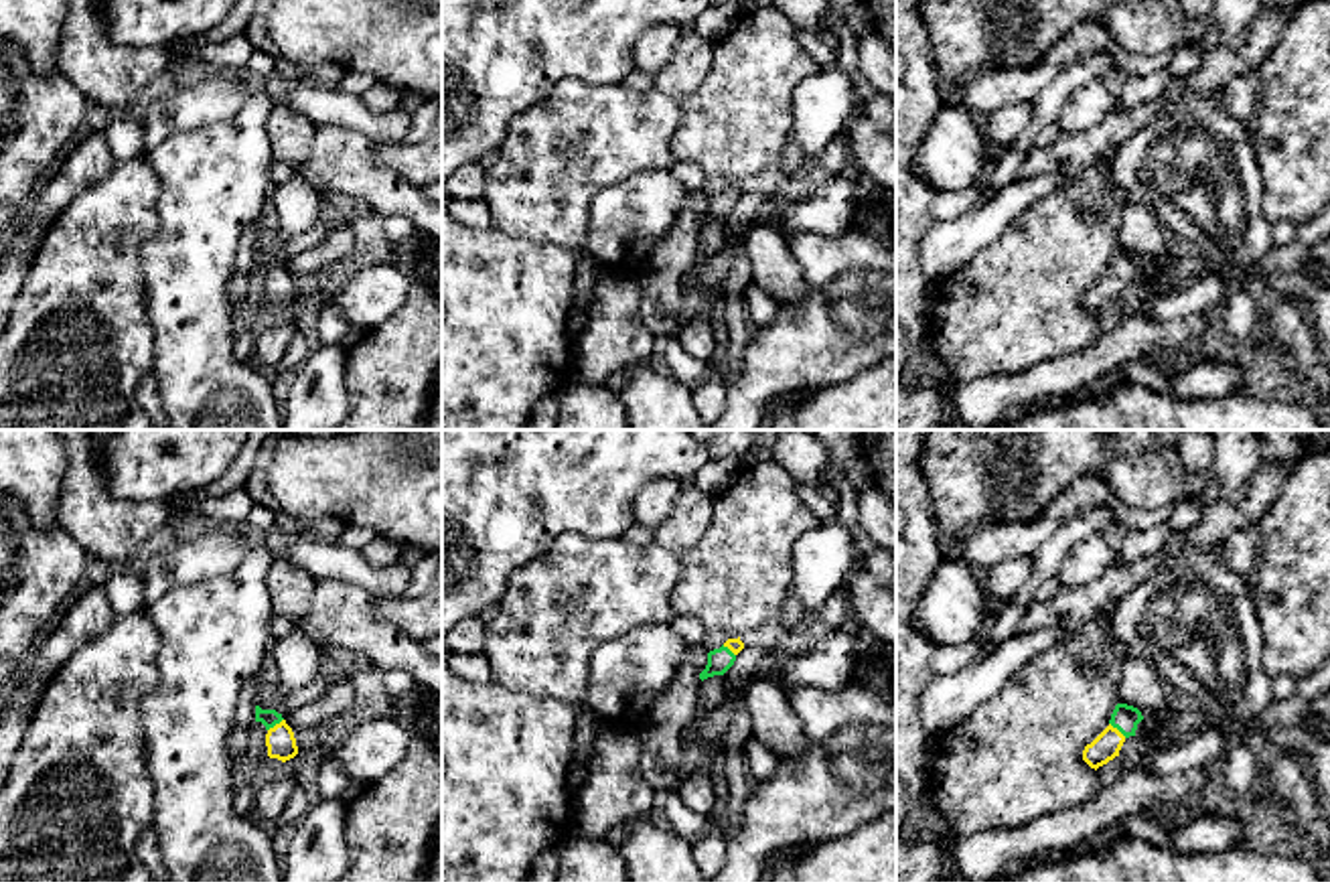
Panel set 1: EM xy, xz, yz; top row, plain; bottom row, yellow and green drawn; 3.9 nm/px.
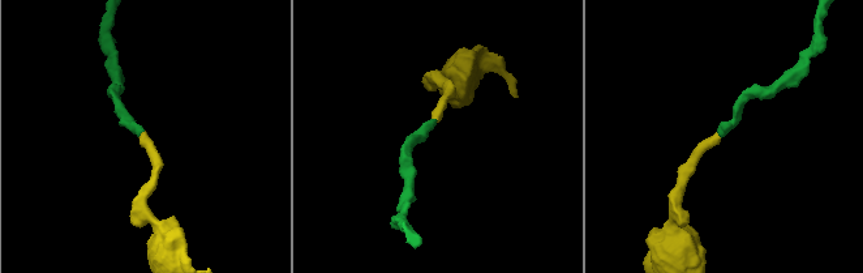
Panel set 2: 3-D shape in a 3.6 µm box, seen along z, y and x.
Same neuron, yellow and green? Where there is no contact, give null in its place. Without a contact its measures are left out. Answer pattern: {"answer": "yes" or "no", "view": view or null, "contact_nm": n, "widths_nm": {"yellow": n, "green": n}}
{"answer": "yes", "view": "yz", "contact_nm": 90, "widths_nm": {"yellow": 110, "green": 110}}

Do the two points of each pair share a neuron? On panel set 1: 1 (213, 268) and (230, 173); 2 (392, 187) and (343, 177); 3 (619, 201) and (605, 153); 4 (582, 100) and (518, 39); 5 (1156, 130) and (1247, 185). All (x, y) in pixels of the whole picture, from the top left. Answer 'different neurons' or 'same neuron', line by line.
1: same neuron
2: same neuron
3: different neurons
4: different neurons
5: same neuron

